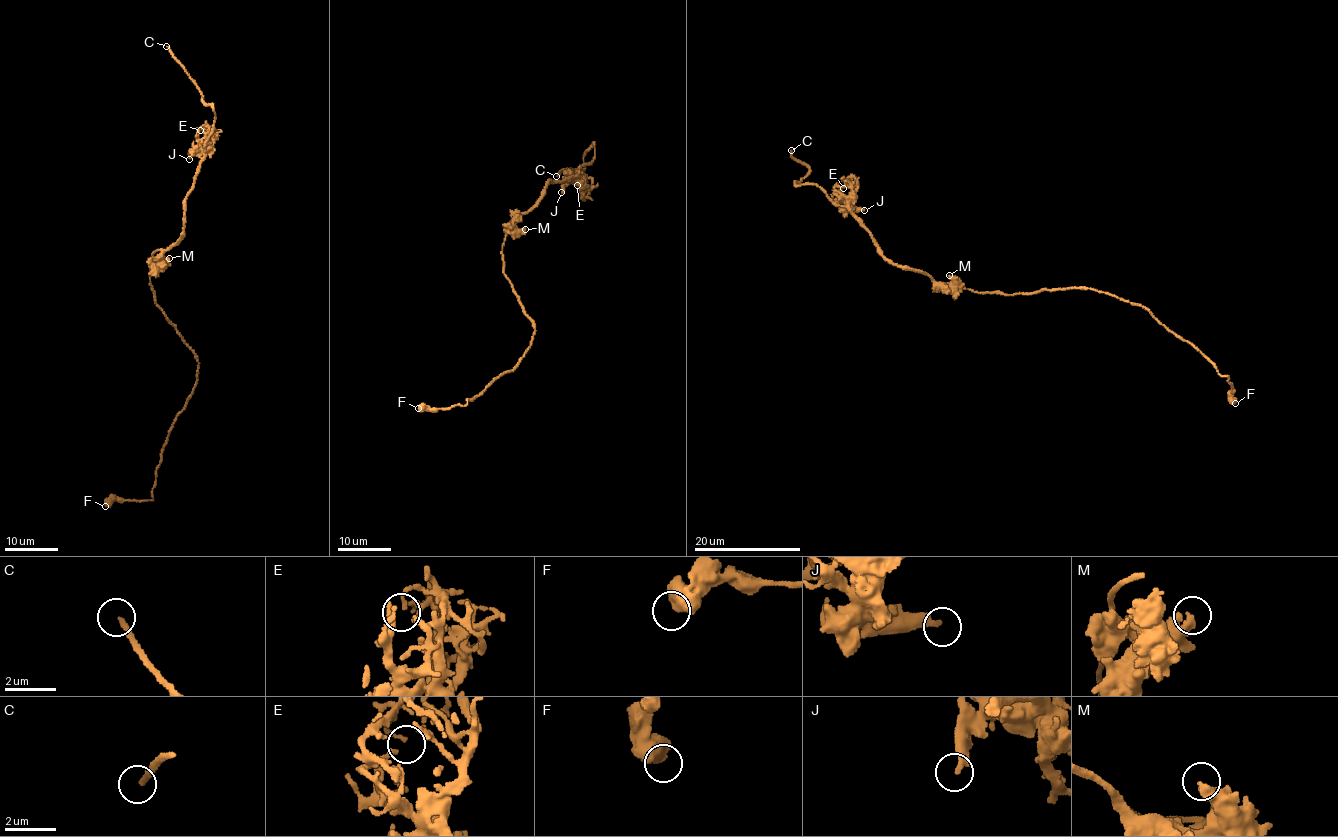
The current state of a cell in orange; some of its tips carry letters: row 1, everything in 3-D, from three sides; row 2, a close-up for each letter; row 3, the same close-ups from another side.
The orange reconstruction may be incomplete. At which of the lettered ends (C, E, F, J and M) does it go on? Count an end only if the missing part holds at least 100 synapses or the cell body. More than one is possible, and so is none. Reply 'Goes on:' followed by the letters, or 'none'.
Goes on: C

